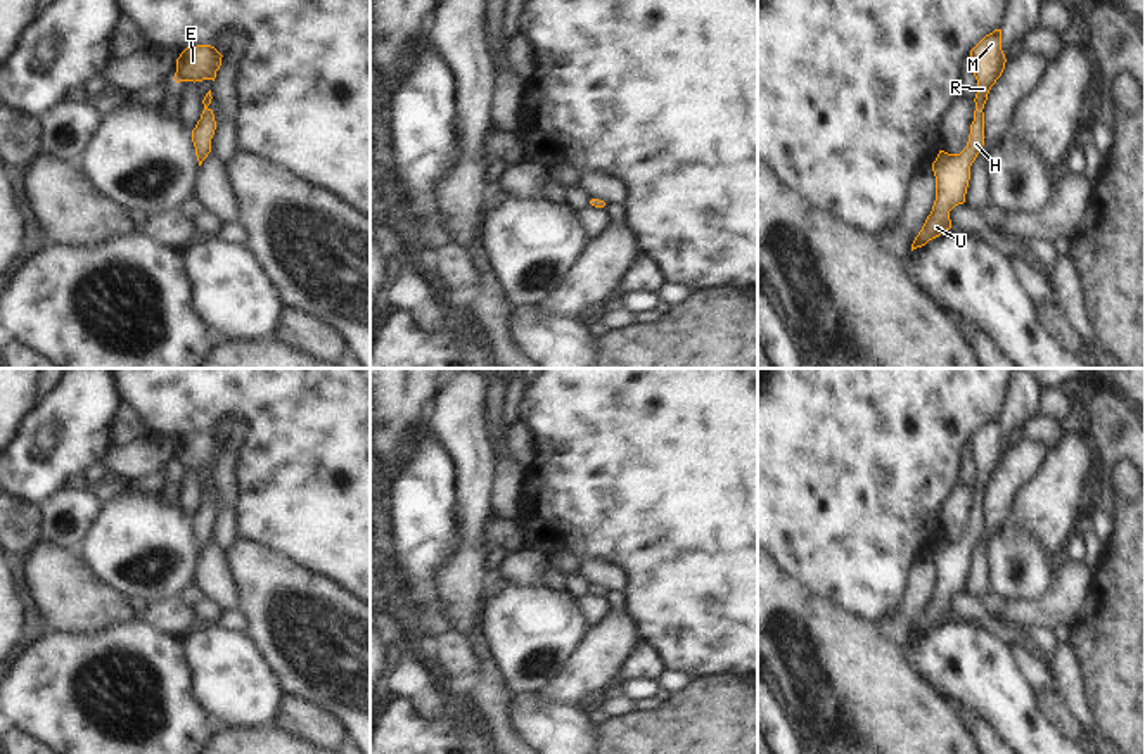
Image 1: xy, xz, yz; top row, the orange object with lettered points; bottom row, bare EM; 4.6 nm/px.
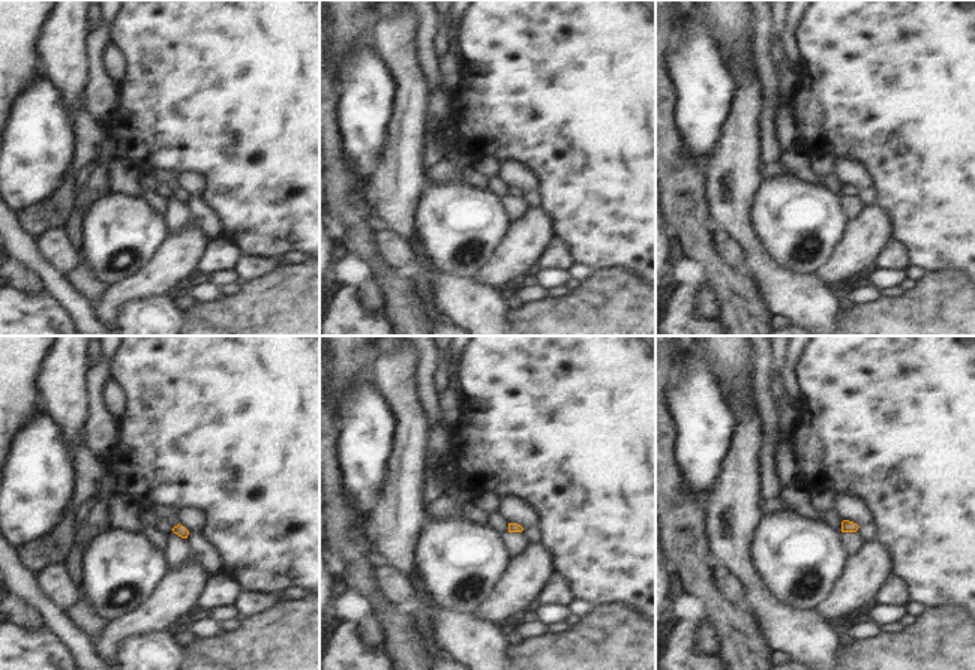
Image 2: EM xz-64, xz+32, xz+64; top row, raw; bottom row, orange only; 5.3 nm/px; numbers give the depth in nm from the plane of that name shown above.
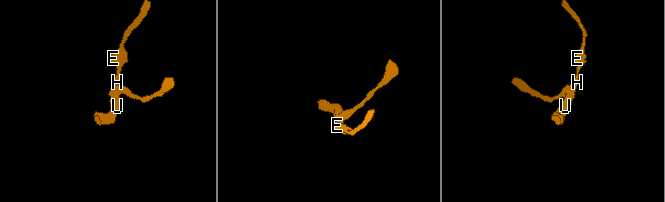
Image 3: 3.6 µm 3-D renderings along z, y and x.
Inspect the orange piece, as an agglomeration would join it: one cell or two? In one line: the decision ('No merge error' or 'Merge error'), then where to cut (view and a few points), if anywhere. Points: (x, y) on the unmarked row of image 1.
No merge error. No split

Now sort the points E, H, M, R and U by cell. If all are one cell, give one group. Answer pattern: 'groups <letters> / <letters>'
groups E H M R U

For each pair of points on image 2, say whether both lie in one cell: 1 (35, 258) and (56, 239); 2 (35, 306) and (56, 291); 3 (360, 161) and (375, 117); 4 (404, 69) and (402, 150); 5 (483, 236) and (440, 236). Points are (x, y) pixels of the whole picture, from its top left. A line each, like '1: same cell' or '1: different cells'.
1: different cells
2: different cells
3: same cell
4: same cell
5: same cell

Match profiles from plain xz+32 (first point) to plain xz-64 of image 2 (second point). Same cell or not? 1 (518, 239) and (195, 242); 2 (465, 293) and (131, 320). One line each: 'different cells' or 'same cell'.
1: same cell
2: same cell

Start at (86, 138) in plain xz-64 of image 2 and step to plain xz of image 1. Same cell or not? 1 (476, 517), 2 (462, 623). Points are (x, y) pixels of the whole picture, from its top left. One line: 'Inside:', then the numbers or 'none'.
Inside: none

